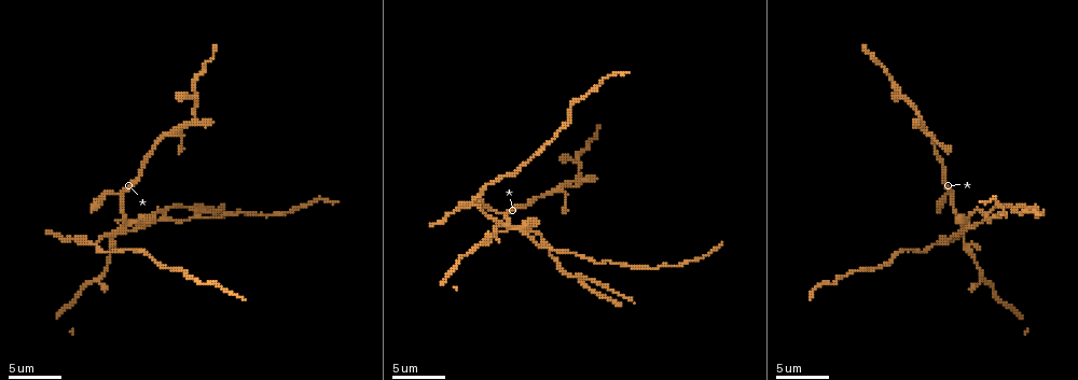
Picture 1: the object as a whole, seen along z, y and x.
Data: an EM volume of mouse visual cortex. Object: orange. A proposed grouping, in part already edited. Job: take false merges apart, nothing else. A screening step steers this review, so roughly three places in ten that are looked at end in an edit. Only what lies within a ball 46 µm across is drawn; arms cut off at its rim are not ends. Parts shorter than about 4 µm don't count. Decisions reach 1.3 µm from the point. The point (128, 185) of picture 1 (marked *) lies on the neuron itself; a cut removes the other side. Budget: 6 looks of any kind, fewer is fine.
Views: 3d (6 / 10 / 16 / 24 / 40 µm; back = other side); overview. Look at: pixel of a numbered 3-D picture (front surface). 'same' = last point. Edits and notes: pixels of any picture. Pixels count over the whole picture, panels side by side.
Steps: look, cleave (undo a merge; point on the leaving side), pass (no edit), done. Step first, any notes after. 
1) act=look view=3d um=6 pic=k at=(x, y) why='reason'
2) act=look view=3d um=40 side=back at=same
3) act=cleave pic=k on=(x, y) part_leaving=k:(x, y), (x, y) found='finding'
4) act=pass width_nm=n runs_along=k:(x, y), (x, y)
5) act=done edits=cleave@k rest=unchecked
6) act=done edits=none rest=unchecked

act=look view=3d um=6 pic=1 at=(487, 245) why='sudden change in width'

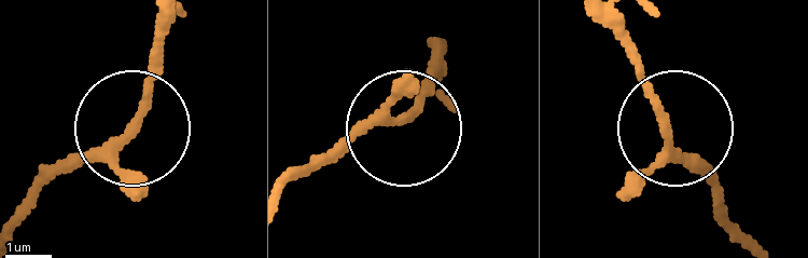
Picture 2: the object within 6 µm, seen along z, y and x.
act=pass runs_along=2:(442, 43), (407, 120), (361, 127), (295, 178) found='continuous, no second neuron'

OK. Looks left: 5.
act=look view=3d um=16 pic=1 at=(963, 232) why='side arm on a straight run'

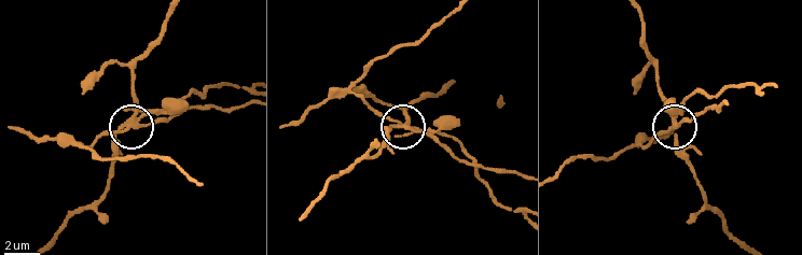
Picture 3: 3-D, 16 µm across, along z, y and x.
act=cleave pic=3 on=(111, 130) width_nm=200 part_leaving=3:(133, 121), (79, 146), (108, 160), (165, 155), (195, 180) found='two neurons meet here'

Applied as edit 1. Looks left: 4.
act=look view=3d um=10 pic=1 at=(549, 191) why='thick turns thin'

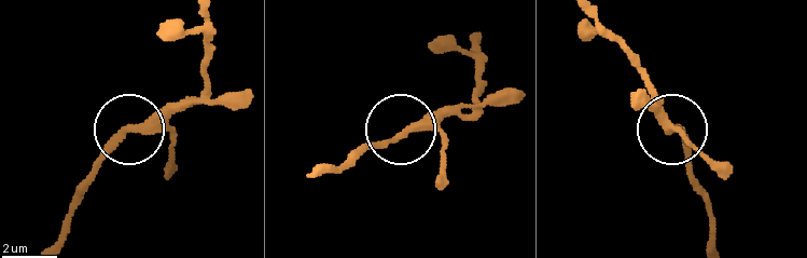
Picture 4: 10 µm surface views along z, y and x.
act=look view=3d um=10 side=back pic=4 at=(403, 136)

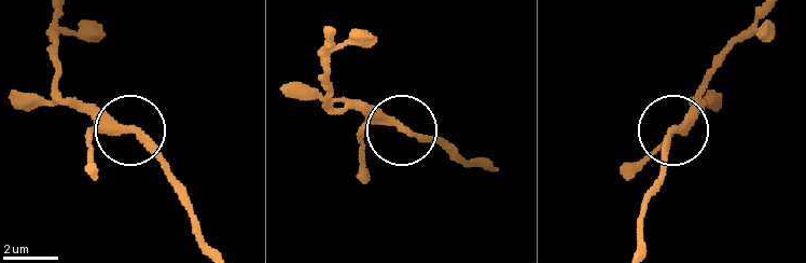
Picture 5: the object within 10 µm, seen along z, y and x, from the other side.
act=pass runs_along=5:(208, 245), (180, 182), (131, 134), (57, 106) found='all the same neuron'

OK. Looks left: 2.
act=done edits=cleave@3 rest=unchecked

